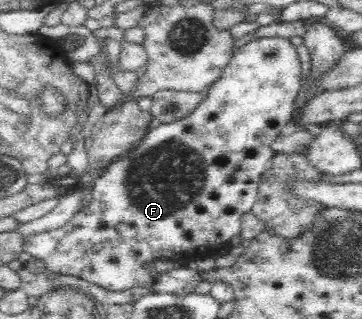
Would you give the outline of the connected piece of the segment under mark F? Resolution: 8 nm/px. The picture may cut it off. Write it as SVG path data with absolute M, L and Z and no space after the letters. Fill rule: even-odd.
M263 37L247 43L244 47L235 48L230 63L224 68L222 75L206 90L204 101L196 107L193 113L178 121L160 124L159 127L149 129L146 136L135 148L125 153L123 157L111 162L101 172L101 176L94 181L92 201L87 207L79 209L63 226L24 236L24 250L32 255L32 260L41 261L49 272L75 275L75 277L81 277L81 279L101 286L107 291L125 291L131 287L149 287L152 289L158 273L143 267L151 259L171 259L177 262L179 259L193 259L193 255L197 255L201 251L201 247L217 249L217 247L221 248L221 245L227 245L235 235L240 235L241 216L252 211L252 207L255 205L262 174L267 170L270 160L275 155L271 145L280 134L281 129L293 119L295 99L297 99L301 85L303 85L302 77L301 61L296 47L291 44L289 38Z

